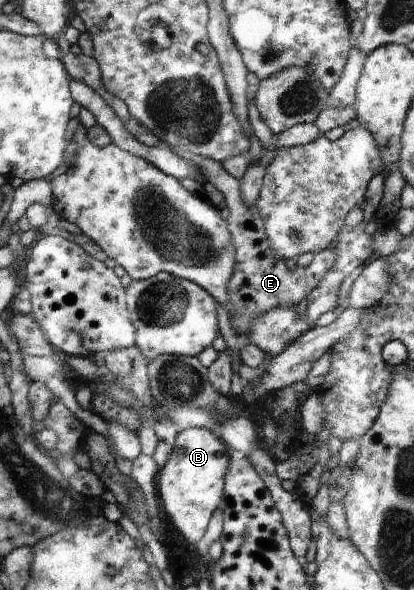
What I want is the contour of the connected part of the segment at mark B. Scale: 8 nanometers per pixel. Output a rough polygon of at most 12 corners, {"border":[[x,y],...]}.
{"border":[[187,427],[158,475],[167,520],[201,540],[229,466],[211,429]]}

